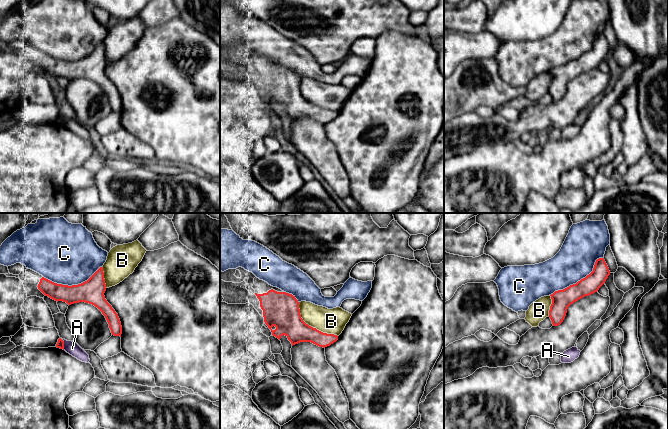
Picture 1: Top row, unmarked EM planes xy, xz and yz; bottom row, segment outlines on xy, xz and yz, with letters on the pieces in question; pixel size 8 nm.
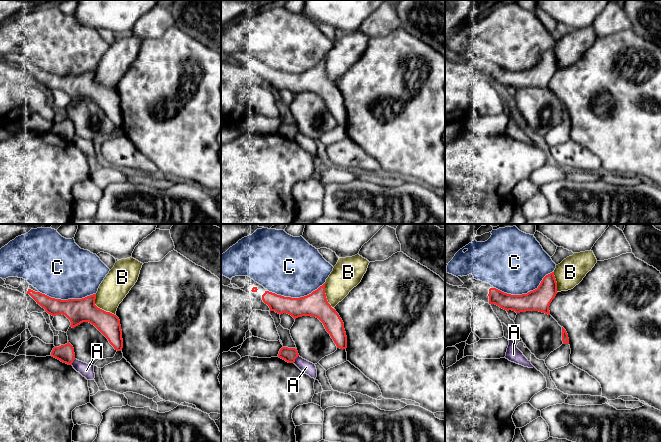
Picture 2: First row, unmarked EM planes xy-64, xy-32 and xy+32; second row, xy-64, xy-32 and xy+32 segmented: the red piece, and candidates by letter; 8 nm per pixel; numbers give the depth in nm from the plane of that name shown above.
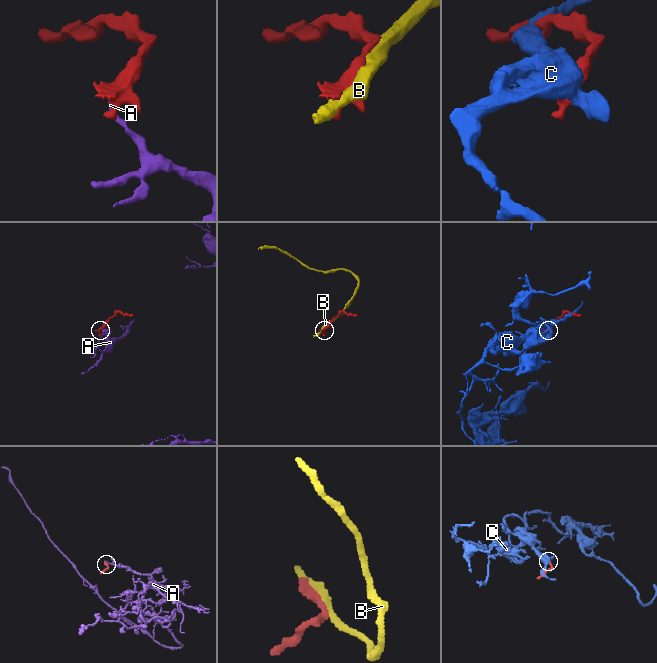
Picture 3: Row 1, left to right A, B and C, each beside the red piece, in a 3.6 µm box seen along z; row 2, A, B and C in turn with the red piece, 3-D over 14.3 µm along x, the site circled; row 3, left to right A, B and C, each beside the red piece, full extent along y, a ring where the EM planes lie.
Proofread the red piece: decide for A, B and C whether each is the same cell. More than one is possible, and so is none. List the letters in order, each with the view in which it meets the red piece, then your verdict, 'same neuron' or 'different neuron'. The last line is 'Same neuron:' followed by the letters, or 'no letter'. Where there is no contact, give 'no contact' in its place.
A: xy | different neuron
B: xz | different neuron
C: yz | different neuron
Same neuron: no letter

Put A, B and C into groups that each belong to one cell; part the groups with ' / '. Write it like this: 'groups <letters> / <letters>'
groups A / B / C

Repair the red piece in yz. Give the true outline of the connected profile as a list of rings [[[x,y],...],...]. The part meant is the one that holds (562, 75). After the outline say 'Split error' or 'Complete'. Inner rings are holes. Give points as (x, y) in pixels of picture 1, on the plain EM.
[[[599,34],[596,36],[593,47],[589,51],[576,60],[551,70],[552,80],[549,86],[549,93],[553,102],[558,102],[563,98],[567,85],[571,80],[597,68],[609,51],[610,47],[604,34]]]. Complete

